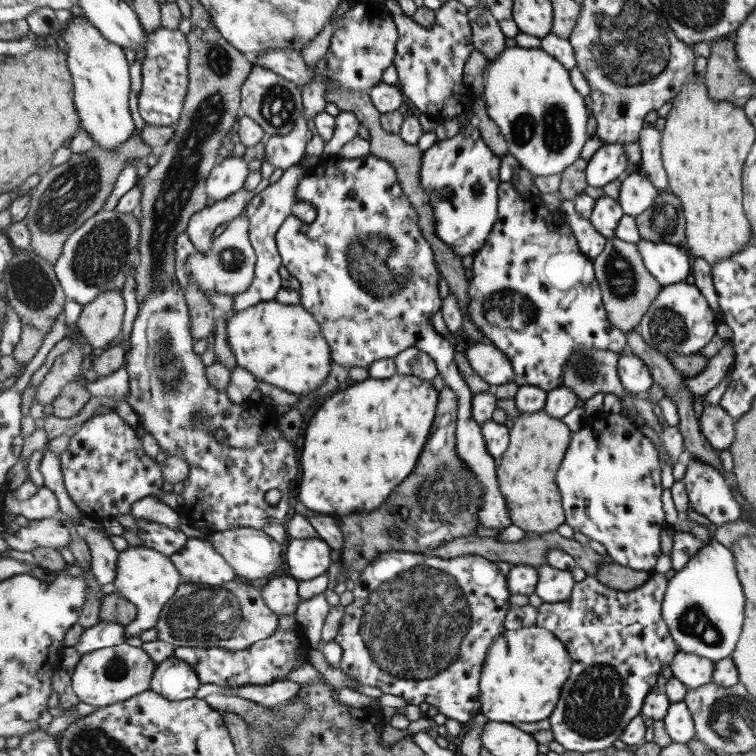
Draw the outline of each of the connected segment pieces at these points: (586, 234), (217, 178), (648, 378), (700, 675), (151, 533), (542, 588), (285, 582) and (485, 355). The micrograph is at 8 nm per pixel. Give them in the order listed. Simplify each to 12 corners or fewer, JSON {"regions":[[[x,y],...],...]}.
{"regions":[[[561,199],[559,210],[579,239],[581,252],[592,259],[609,239],[576,212],[573,201]],[[243,158],[224,159],[209,174],[209,198],[244,188],[251,173]],[[633,352],[620,354],[623,386],[644,395],[656,383],[647,363]],[[679,651],[672,674],[688,688],[711,682],[713,662]],[[137,520],[142,545],[167,557],[185,548],[188,537],[157,521]],[[548,563],[539,568],[536,594],[563,602],[576,585],[571,572]],[[279,575],[262,590],[267,605],[293,614],[301,602],[299,583]],[[491,342],[467,348],[469,361],[493,388],[515,382],[511,359]]]}

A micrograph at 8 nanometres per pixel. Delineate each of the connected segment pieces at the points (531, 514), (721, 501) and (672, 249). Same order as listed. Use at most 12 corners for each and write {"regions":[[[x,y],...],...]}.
{"regions":[[[547,411],[514,420],[498,482],[513,524],[565,523],[558,471],[573,432]],[[689,458],[682,480],[693,517],[713,526],[740,518],[715,467]],[[641,239],[646,267],[663,286],[684,282],[683,245]]]}

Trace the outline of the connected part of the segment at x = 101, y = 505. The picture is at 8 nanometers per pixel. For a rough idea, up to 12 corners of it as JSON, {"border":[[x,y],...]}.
{"border":[[119,410],[93,415],[62,453],[77,507],[101,521],[155,495],[163,468]]}

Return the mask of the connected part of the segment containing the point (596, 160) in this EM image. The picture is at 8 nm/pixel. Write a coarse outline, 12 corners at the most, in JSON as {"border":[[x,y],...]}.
{"border":[[603,144],[588,160],[587,182],[603,188],[629,170],[624,145]]}

